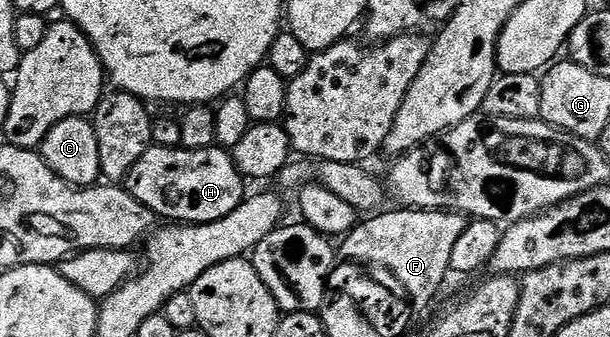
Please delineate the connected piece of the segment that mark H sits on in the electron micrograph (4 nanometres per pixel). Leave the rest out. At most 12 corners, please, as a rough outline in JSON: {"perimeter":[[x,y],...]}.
{"perimeter":[[152,145],[127,189],[158,219],[221,222],[246,197],[233,155]]}

